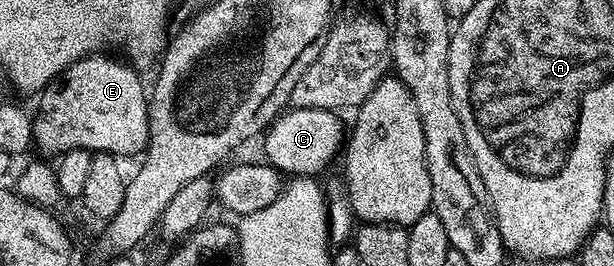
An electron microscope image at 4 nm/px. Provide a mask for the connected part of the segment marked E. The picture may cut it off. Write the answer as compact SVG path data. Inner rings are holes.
M96 52L77 60L38 95L43 111L33 118L34 149L58 156L70 150L89 150L101 154L142 155L151 137L147 119L148 91L135 75L136 67L126 61L106 58Z

